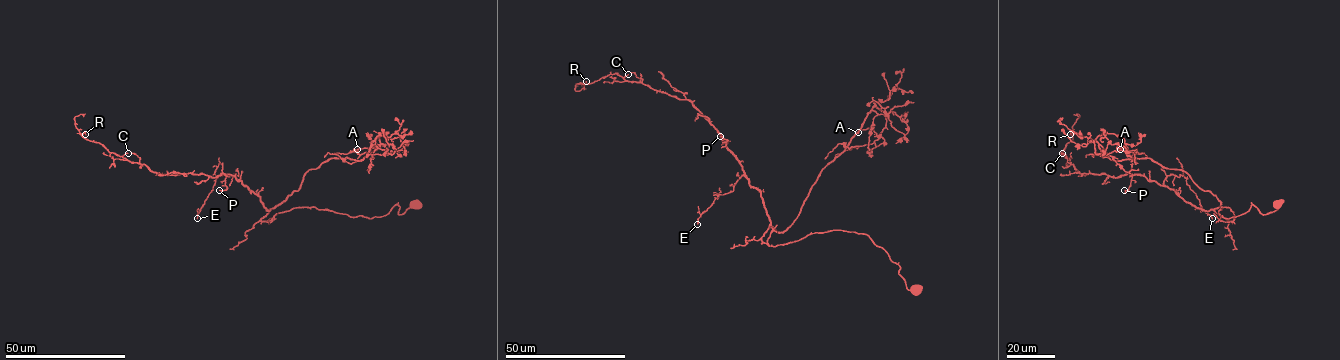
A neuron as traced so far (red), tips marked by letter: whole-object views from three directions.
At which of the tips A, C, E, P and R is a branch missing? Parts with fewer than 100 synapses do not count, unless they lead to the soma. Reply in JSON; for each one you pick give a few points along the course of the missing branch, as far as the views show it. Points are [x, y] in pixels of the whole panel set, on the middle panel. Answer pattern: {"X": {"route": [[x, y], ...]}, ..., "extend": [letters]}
{"extend": []}

